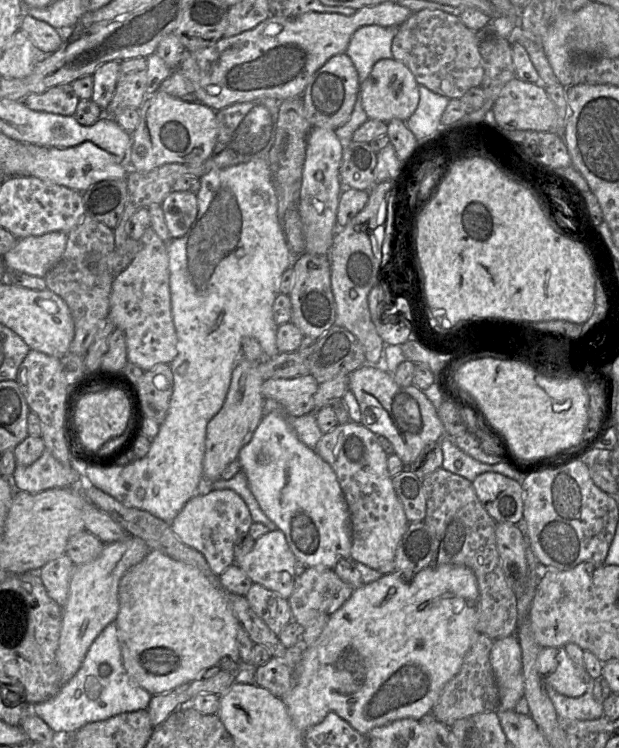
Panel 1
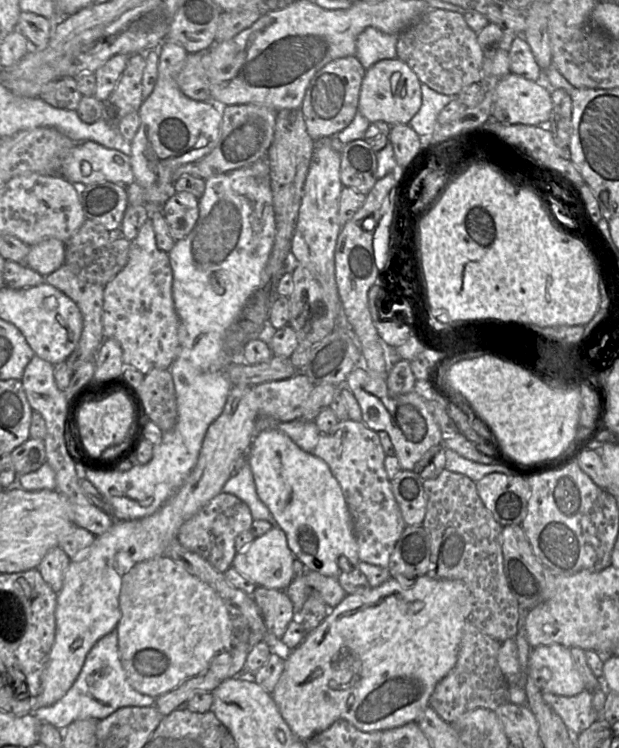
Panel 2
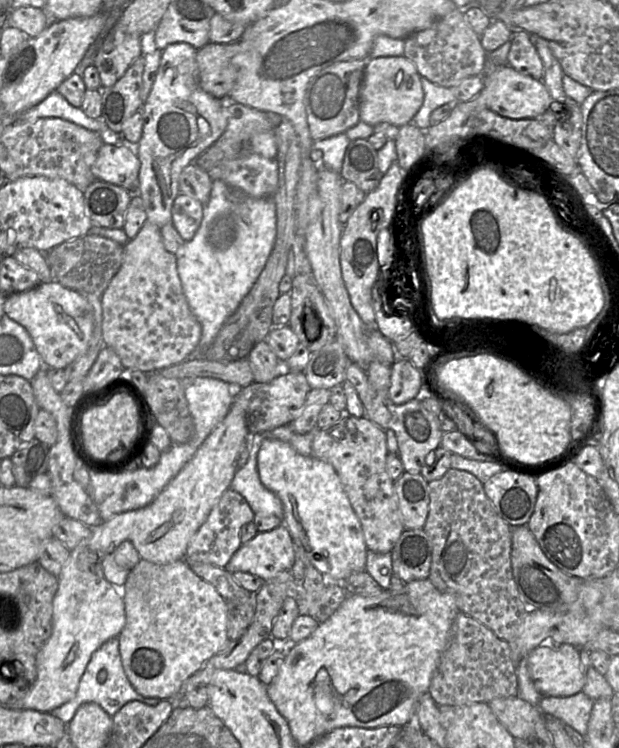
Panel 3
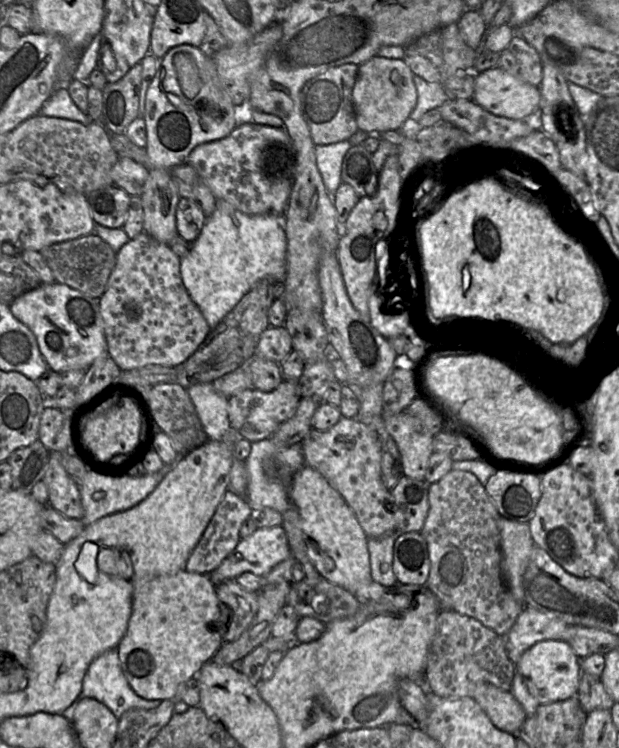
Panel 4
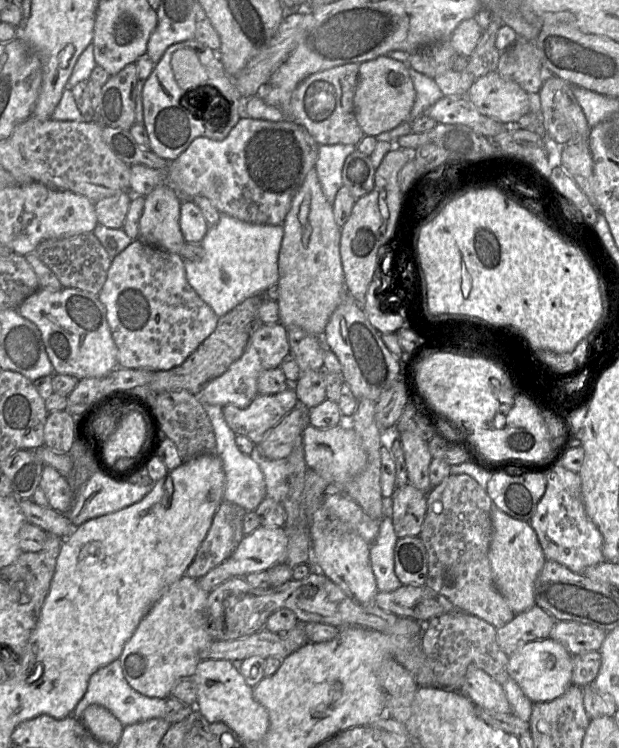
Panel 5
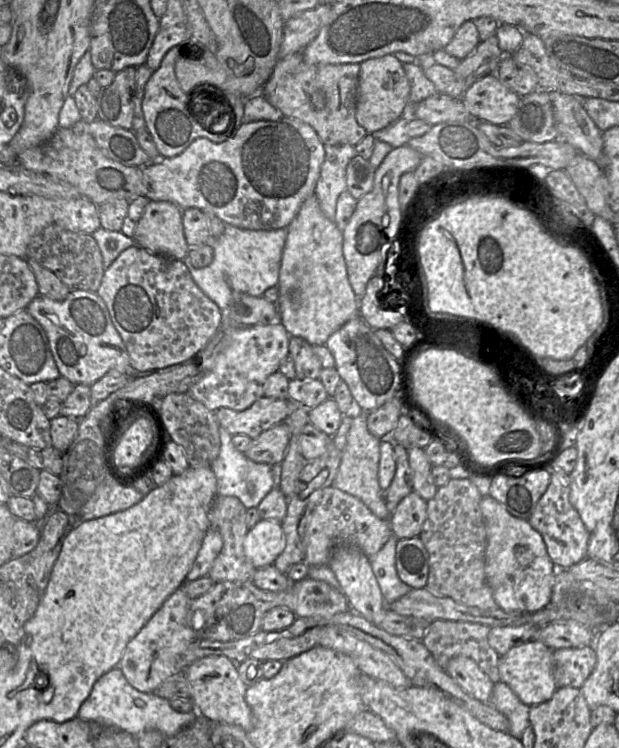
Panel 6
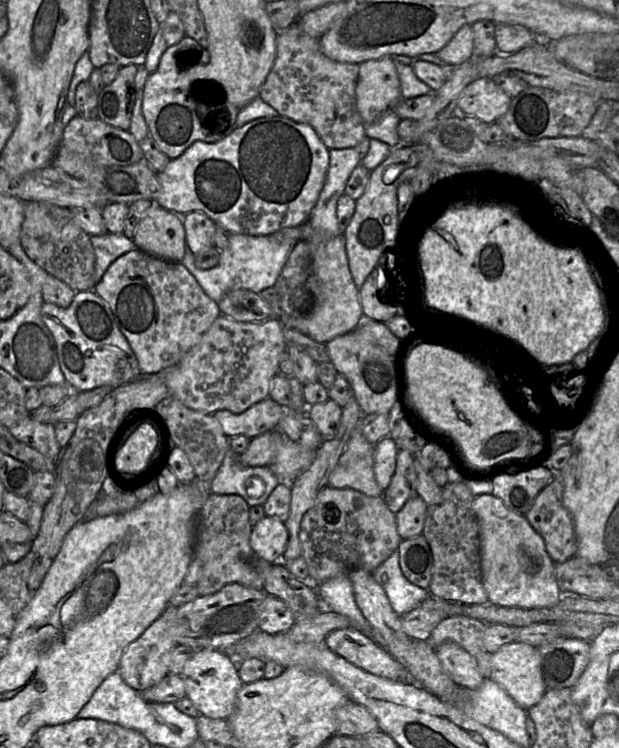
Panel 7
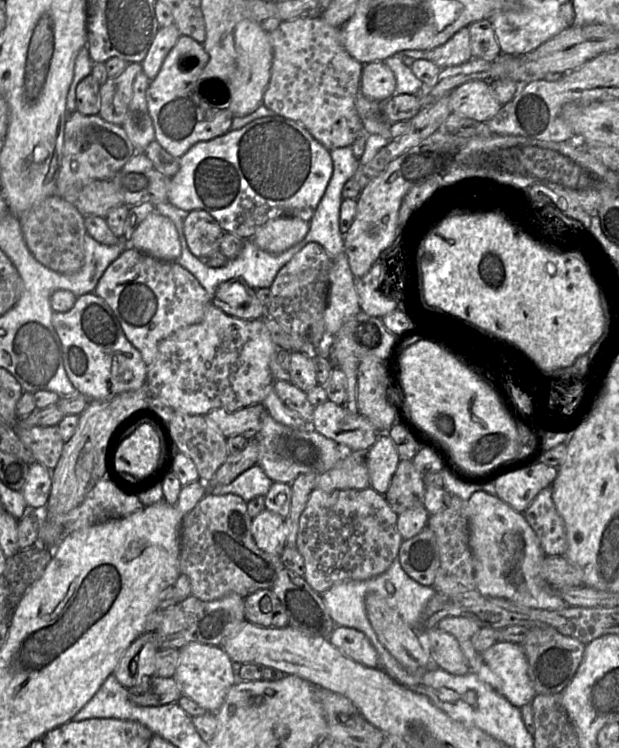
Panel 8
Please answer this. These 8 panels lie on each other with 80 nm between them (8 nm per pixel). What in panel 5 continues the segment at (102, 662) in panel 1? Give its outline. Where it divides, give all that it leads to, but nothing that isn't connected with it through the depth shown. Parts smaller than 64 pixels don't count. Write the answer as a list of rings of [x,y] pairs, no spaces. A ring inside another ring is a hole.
[[[119,660],[111,662],[92,674],[87,691],[71,716],[81,719],[84,710],[91,704],[99,704],[110,710],[124,727],[144,720],[166,716],[166,699],[148,697],[133,689],[124,676]]]

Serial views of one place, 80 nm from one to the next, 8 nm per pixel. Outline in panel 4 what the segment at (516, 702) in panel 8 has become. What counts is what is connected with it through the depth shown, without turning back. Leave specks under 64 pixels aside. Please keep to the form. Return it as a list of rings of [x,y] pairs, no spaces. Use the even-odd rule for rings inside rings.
[[[543,640],[527,649],[516,664],[529,692],[540,704],[566,700],[577,695],[580,677],[580,658],[567,641]]]

